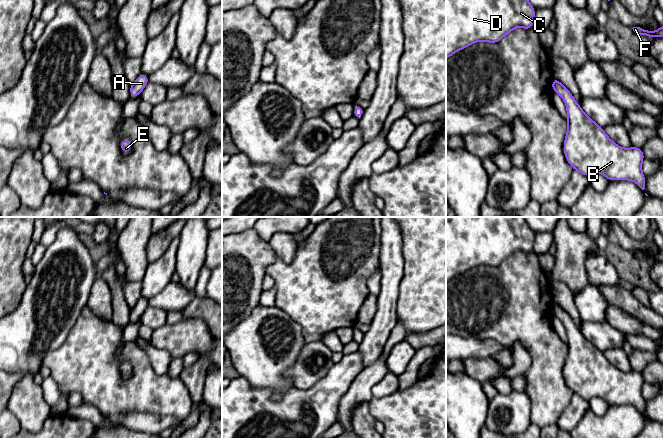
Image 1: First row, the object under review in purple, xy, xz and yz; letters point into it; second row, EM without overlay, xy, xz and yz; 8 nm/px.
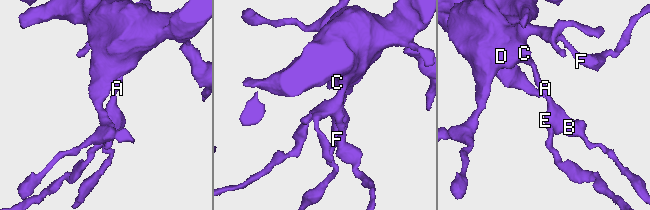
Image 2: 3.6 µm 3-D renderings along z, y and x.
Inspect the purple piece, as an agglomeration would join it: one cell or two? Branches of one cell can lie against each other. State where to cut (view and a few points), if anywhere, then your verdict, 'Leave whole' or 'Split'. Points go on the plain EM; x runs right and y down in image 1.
No split. Leave whole

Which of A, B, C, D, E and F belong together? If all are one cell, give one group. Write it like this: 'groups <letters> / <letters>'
groups A B C D E F

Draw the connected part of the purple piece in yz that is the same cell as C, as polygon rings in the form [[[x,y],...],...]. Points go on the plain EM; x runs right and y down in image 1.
[[[446,217],[446,283],[478,265],[499,266],[516,251],[533,252],[535,232],[525,217]]]

